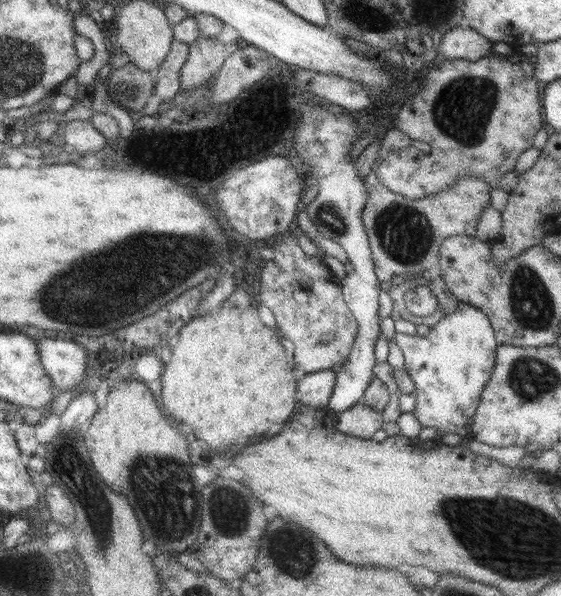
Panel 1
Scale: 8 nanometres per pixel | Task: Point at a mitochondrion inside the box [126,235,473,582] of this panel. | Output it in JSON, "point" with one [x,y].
{"point":[163,513]}

